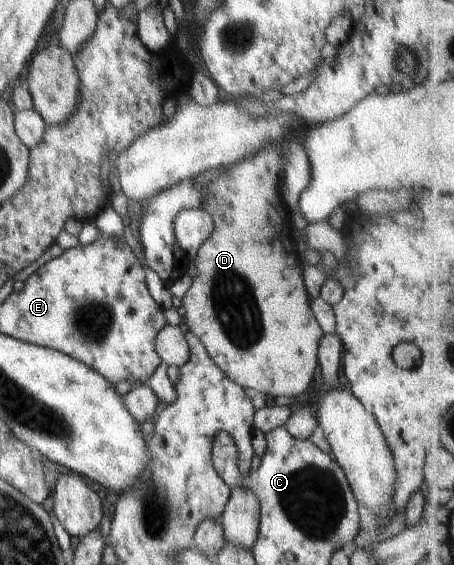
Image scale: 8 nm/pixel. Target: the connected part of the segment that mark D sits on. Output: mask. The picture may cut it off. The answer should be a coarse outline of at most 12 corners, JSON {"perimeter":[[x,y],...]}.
{"perimeter":[[281,143],[226,167],[183,328],[243,388],[303,394],[311,310]]}

